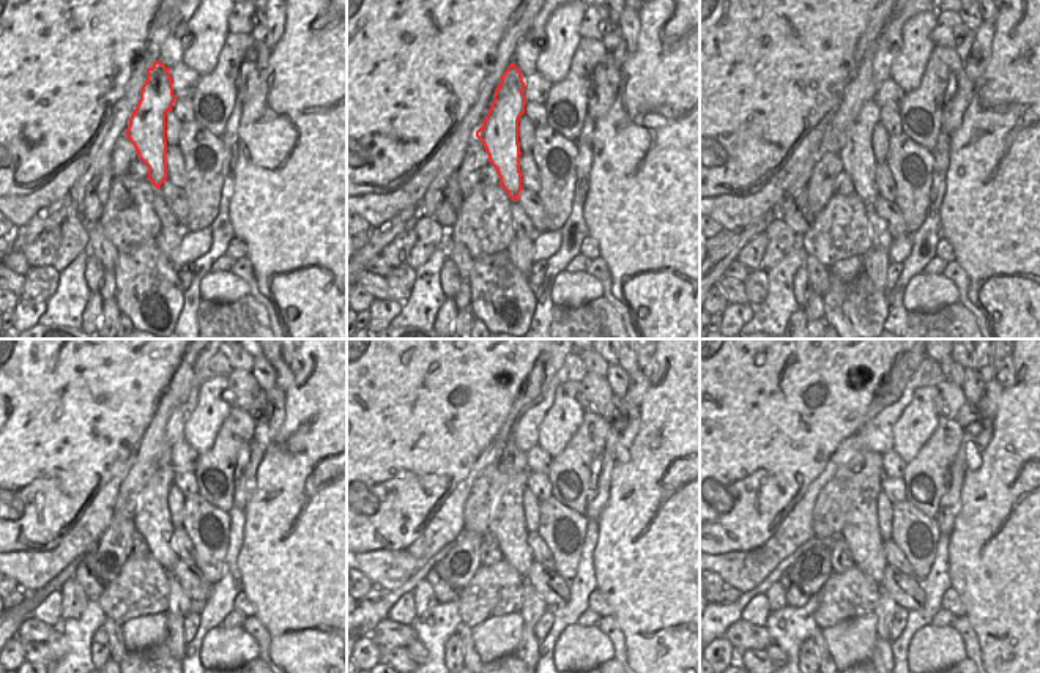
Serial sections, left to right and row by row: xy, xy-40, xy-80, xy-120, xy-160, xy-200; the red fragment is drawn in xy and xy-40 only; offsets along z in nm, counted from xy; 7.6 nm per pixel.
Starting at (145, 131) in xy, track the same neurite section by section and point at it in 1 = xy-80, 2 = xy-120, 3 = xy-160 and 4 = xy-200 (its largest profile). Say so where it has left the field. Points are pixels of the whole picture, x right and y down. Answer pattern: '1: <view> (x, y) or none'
1: xy-80 (858, 161)
2: xy-120 (153, 522)
3: xy-160 (506, 524)
4: xy-200 (861, 531)

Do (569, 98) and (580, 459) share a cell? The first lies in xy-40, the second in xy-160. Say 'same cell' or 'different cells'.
same cell

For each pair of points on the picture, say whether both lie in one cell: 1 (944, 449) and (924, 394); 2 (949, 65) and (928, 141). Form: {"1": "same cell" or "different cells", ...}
{"1": "different cells", "2": "same cell"}

